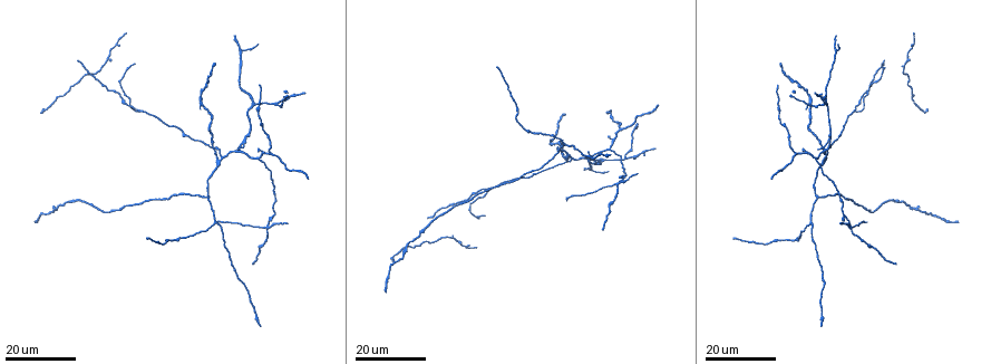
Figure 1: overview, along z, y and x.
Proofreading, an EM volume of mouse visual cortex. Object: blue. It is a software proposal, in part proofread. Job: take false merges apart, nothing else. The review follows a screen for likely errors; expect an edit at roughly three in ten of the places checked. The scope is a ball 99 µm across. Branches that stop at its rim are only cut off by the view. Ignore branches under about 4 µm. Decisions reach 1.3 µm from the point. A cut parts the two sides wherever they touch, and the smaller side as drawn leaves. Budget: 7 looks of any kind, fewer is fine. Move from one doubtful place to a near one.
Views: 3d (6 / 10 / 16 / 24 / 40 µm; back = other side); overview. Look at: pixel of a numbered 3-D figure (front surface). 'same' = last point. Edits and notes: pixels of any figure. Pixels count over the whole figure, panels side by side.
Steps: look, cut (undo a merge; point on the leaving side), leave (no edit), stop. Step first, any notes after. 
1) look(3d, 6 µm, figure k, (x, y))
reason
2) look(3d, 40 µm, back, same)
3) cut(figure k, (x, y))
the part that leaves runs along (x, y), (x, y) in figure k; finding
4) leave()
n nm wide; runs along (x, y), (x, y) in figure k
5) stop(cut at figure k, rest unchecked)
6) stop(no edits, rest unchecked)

look(3d, 16 µm, figure 1, (253, 104))
three arms meet

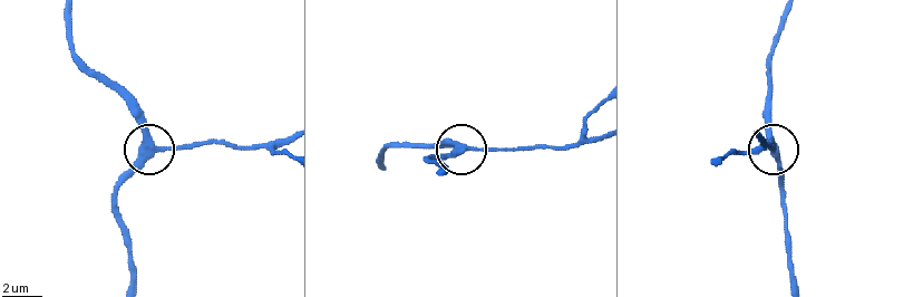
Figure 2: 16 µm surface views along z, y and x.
look(3d, 10 µm, figure 2, (156, 149))
zoom in

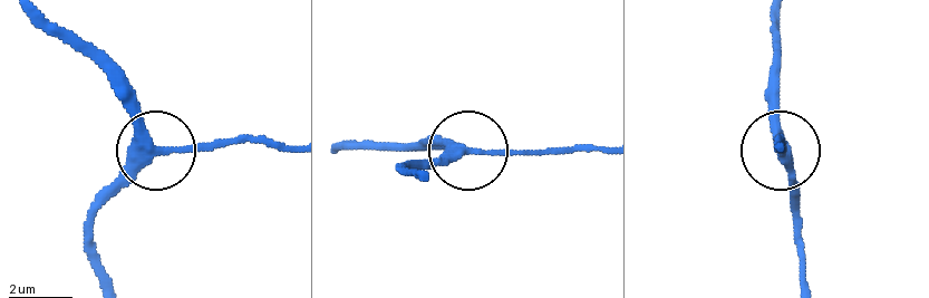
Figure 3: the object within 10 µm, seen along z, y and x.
leave()
side arm 21 µm; runs along (108, 280), (89, 224), (97, 209), (153, 155), (239, 145) in figure 3; all the same neuron

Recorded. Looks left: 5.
look(3d, 24 µm, figure 1, (274, 105))
a fork

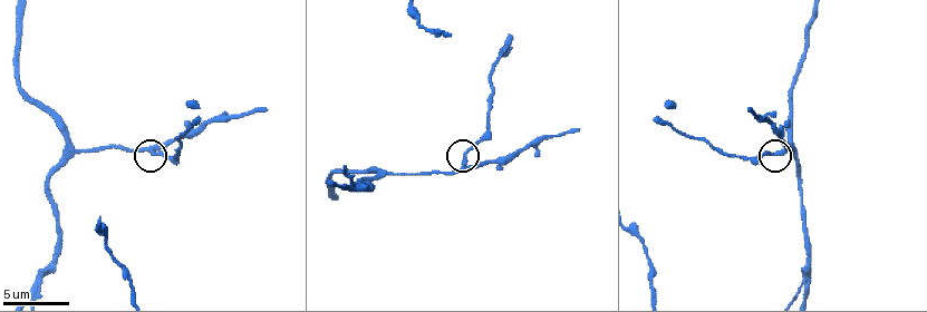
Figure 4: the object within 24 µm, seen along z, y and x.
look(3d, 10 µm, figure 4, (150, 152))

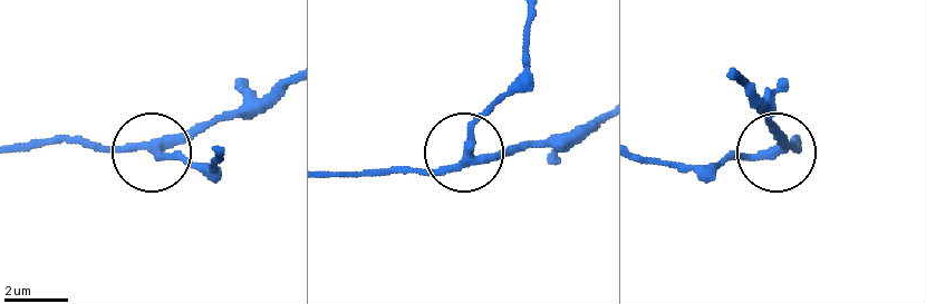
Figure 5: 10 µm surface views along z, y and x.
leave()
260 nm wide; runs along (18, 153), (41, 145), (162, 150), (185, 143), (214, 116) in figure 5; continuous, no second neuron

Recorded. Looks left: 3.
look(3d, 16 µm, figure 1, (623, 129))
three-way junction

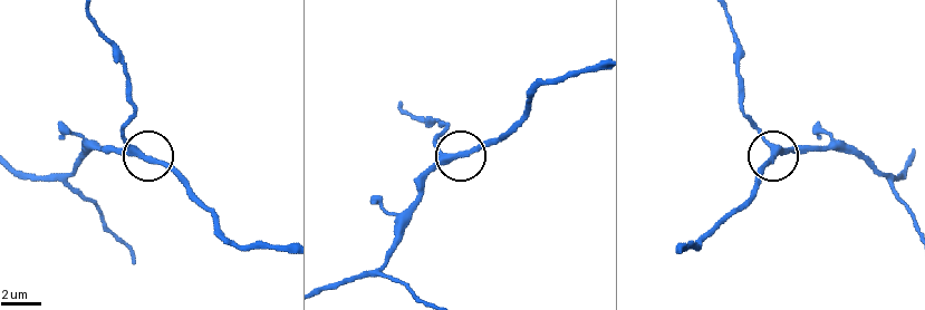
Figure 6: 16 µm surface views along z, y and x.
look(3d, 10 µm, figure 6, (446, 157))
zoom in

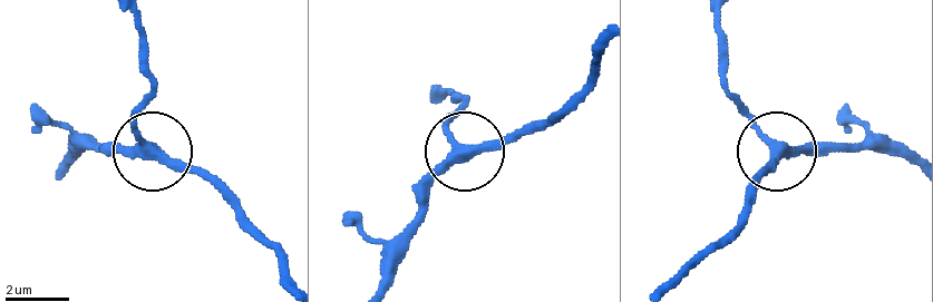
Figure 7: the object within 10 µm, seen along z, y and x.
leave()
runs along (388, 283), (426, 187), (466, 157), (535, 132) in figure 7; one neuron here

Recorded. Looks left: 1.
stop(no edits, rest unchecked)

